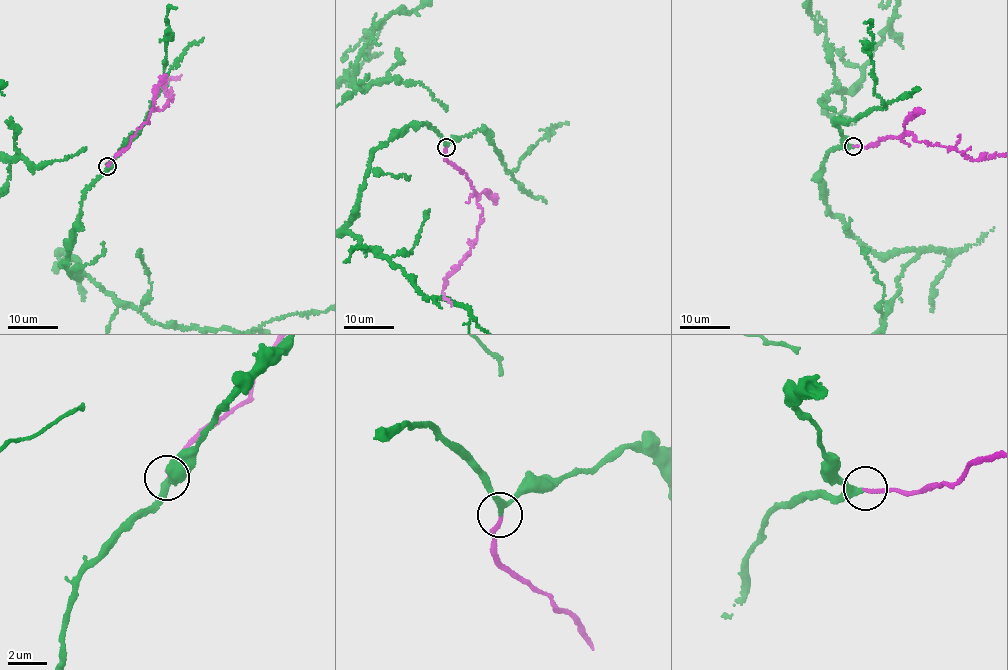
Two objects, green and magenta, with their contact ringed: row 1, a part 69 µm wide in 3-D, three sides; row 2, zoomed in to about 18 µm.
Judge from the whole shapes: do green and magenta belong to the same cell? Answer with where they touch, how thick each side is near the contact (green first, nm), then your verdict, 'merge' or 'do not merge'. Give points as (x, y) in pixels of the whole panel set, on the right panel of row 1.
(853, 146) | 240/200 nm | merge

